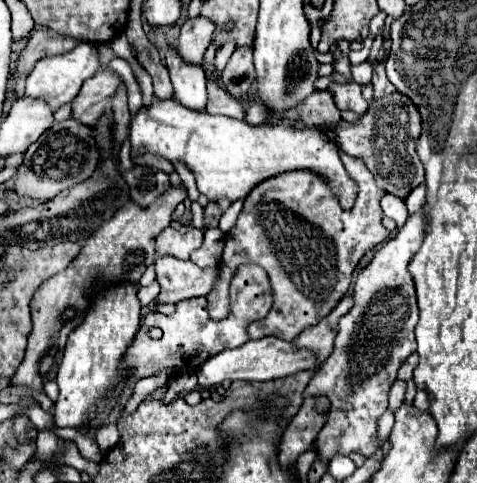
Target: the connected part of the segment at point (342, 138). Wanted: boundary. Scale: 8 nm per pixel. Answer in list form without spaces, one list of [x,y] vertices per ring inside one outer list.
[[[396,91],[392,95],[374,99],[368,111],[356,123],[338,121],[332,129],[338,149],[350,157],[362,159],[382,191],[406,199],[412,189],[424,183],[424,167],[414,149],[416,139],[420,137],[420,123],[422,121],[414,103]]]

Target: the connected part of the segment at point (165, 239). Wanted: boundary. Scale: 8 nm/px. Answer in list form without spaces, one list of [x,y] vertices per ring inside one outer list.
[[[168,227],[156,237],[156,255],[172,255],[176,259],[190,259],[190,253],[202,245],[204,231],[190,227],[186,233],[180,233],[174,227]]]

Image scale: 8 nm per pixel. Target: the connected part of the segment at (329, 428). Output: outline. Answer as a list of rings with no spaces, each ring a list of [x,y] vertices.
[[[420,211],[414,217],[408,217],[406,225],[388,241],[382,243],[382,247],[374,253],[374,259],[366,265],[366,269],[360,271],[352,297],[354,307],[348,315],[340,319],[338,335],[334,343],[332,355],[326,359],[326,363],[320,367],[316,375],[312,375],[304,397],[328,397],[330,401],[330,415],[324,425],[324,429],[318,435],[318,451],[320,457],[330,461],[336,453],[350,455],[350,453],[362,453],[364,457],[374,455],[374,451],[380,447],[378,441],[378,419],[388,409],[388,391],[396,381],[400,365],[406,361],[408,355],[416,351],[416,339],[414,339],[414,327],[418,323],[418,307],[416,307],[416,289],[412,275],[408,273],[408,263],[418,253],[422,241],[424,241],[424,213]]]

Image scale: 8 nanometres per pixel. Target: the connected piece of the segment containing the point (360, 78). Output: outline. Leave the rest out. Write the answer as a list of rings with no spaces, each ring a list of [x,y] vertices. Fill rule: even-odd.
[[[364,61],[364,63],[360,63],[360,65],[350,65],[350,71],[352,71],[356,83],[360,83],[360,85],[370,83],[370,77],[372,77],[372,65],[370,65],[368,61]]]

